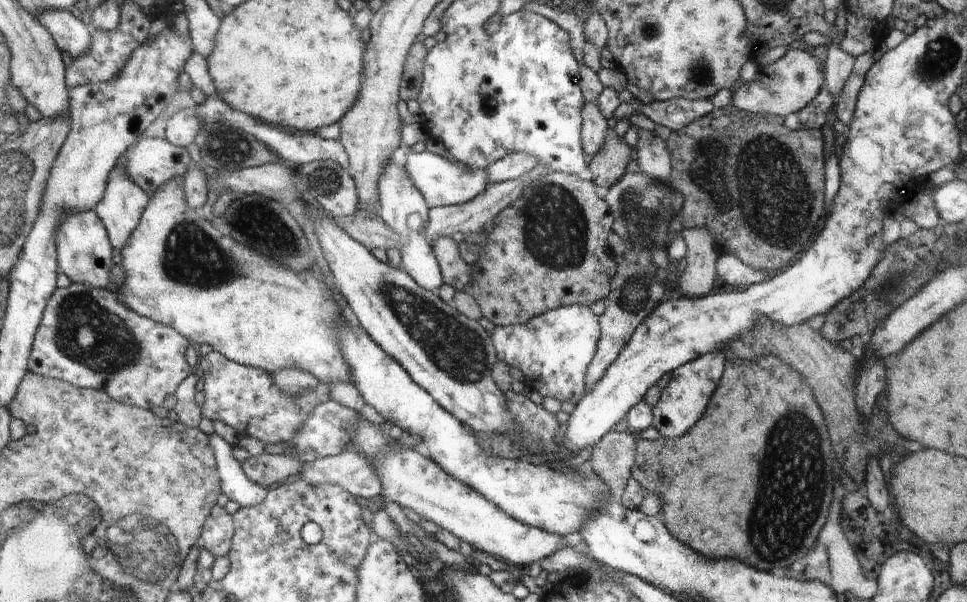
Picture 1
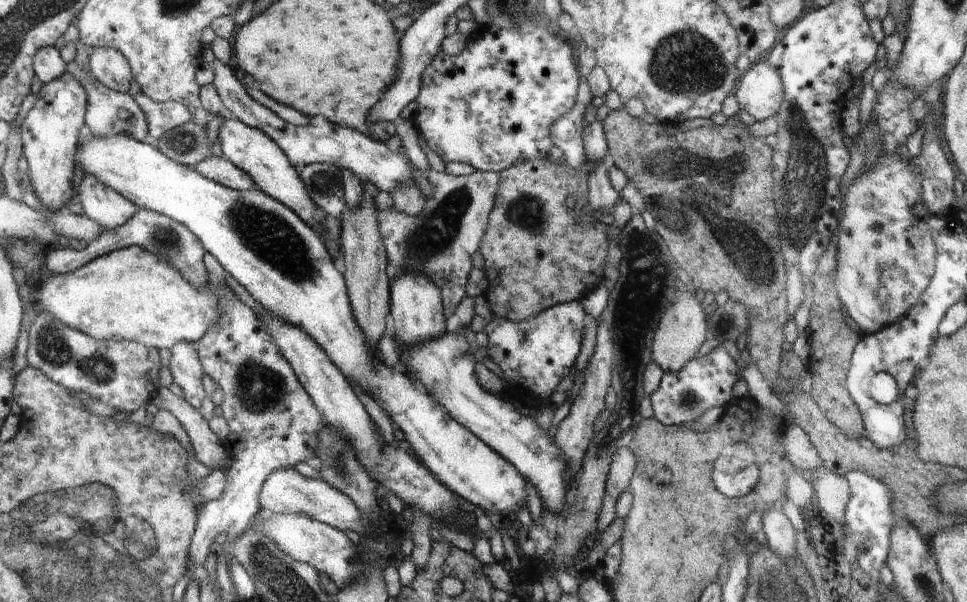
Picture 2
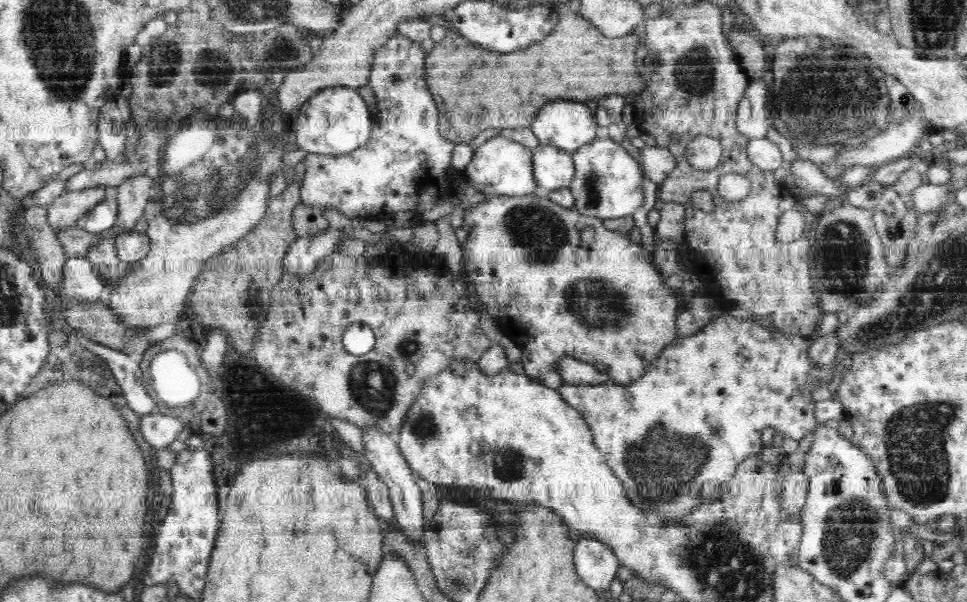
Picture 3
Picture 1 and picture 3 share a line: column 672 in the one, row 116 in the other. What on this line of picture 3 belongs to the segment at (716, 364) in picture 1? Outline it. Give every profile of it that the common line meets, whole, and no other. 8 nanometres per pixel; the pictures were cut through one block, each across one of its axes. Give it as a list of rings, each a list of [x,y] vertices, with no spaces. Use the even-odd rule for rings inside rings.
[[[394,32],[376,52],[371,68],[371,88],[379,111],[371,114],[372,130],[368,144],[339,156],[308,154],[302,163],[305,170],[299,192],[301,202],[321,211],[341,212],[350,219],[372,217],[386,221],[398,212],[408,212],[418,216],[422,222],[422,214],[426,210],[452,201],[456,196],[456,178],[450,176],[454,169],[452,155],[455,144],[439,133],[439,111],[424,80],[426,56],[420,43],[408,39],[401,32]]]

